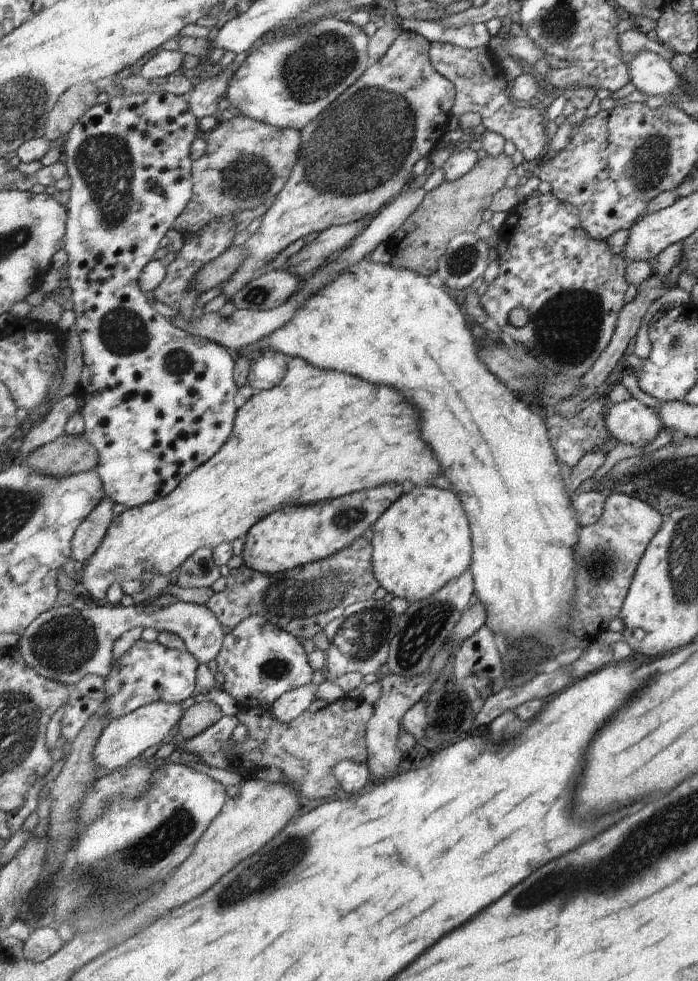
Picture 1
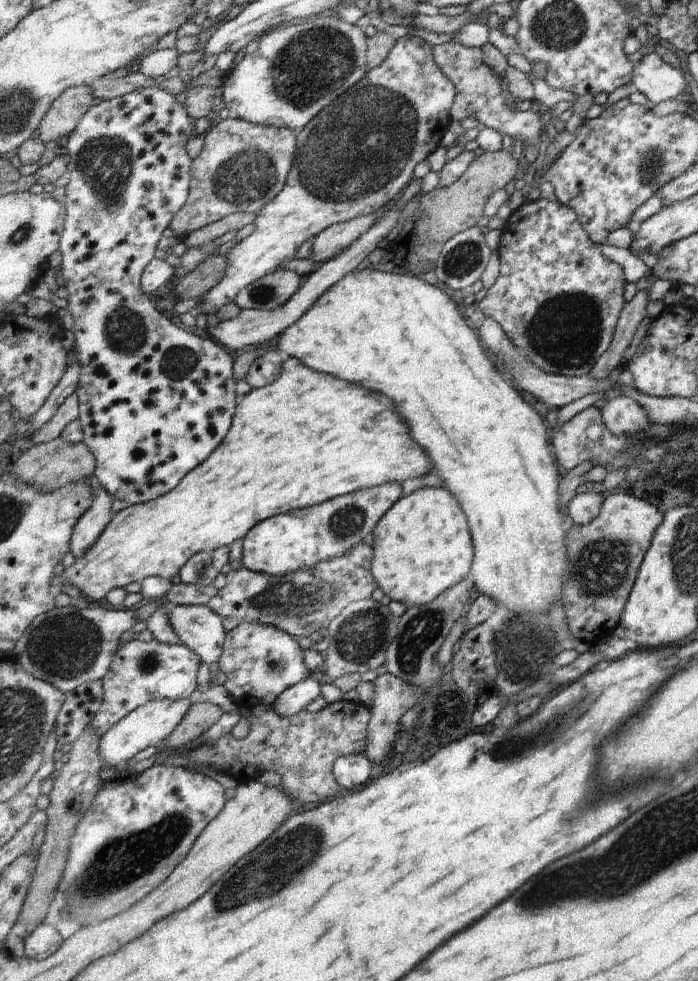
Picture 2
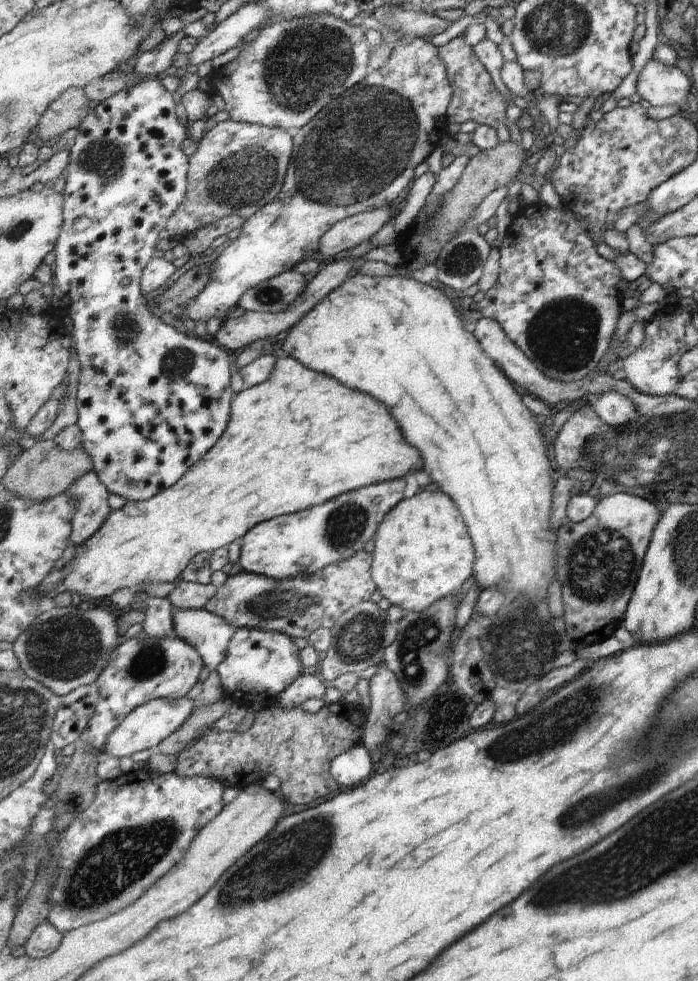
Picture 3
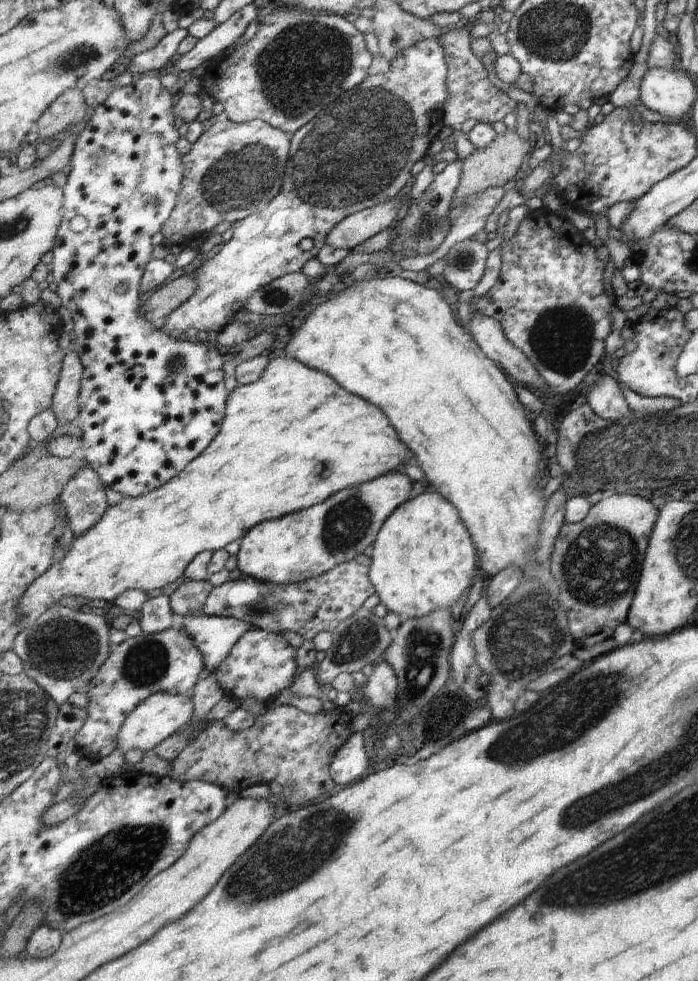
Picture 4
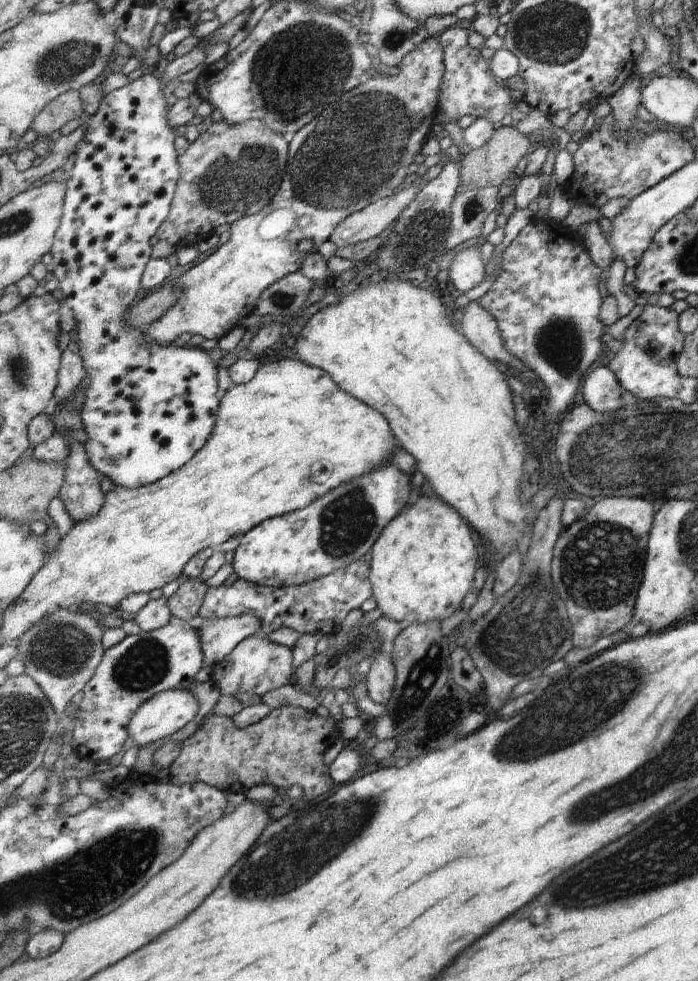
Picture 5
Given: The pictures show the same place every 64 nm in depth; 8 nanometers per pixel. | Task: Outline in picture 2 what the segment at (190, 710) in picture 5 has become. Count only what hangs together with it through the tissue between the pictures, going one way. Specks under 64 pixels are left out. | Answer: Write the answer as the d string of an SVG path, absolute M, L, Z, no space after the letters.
M159 699L148 702L146 705L140 706L131 714L123 717L116 725L113 725L102 736L99 754L104 758L104 762L116 769L120 769L121 762L134 761L134 758L149 747L160 748L175 729L181 724L181 721L187 716L189 709L193 703L189 699L169 700Z

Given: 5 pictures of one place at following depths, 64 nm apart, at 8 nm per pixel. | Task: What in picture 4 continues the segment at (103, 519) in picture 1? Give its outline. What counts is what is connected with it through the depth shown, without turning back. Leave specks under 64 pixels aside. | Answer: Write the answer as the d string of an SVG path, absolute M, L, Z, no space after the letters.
M89 464L69 481L61 500L76 538L91 530L110 507L107 504L104 482Z

